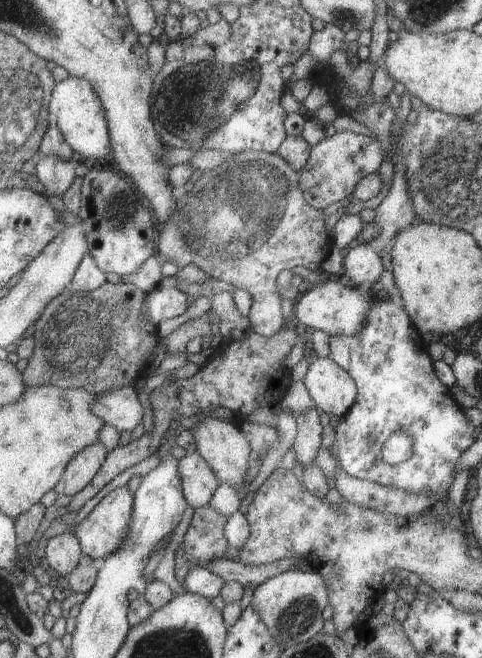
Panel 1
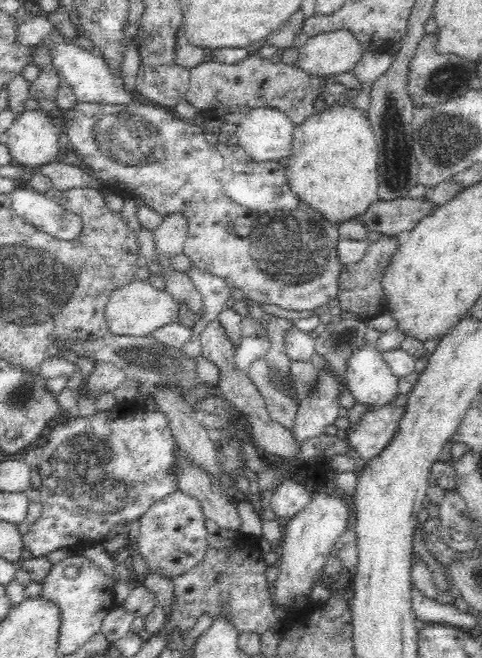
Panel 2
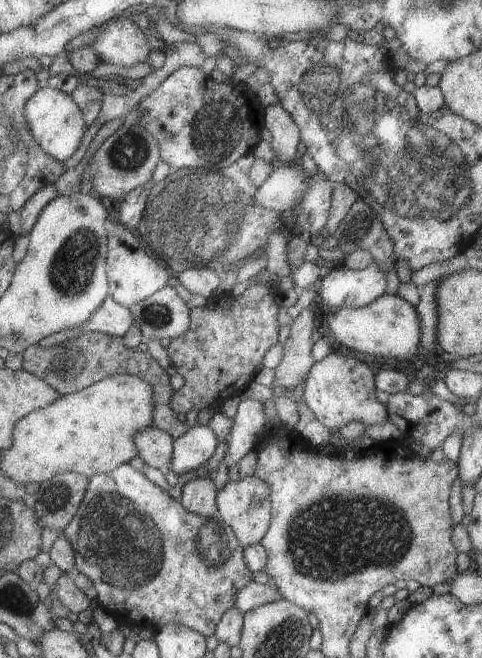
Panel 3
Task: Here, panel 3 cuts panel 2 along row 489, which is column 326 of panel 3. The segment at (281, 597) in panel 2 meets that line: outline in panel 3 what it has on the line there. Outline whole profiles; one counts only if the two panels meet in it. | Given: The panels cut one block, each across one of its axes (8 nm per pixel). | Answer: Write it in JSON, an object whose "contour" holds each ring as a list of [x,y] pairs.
{"contour":[[[386,293],[361,308],[341,307],[325,317],[325,324],[330,332],[329,337],[335,347],[349,348],[369,356],[395,358],[405,362],[411,362],[418,354],[419,321],[420,317],[414,306],[395,294]]]}

